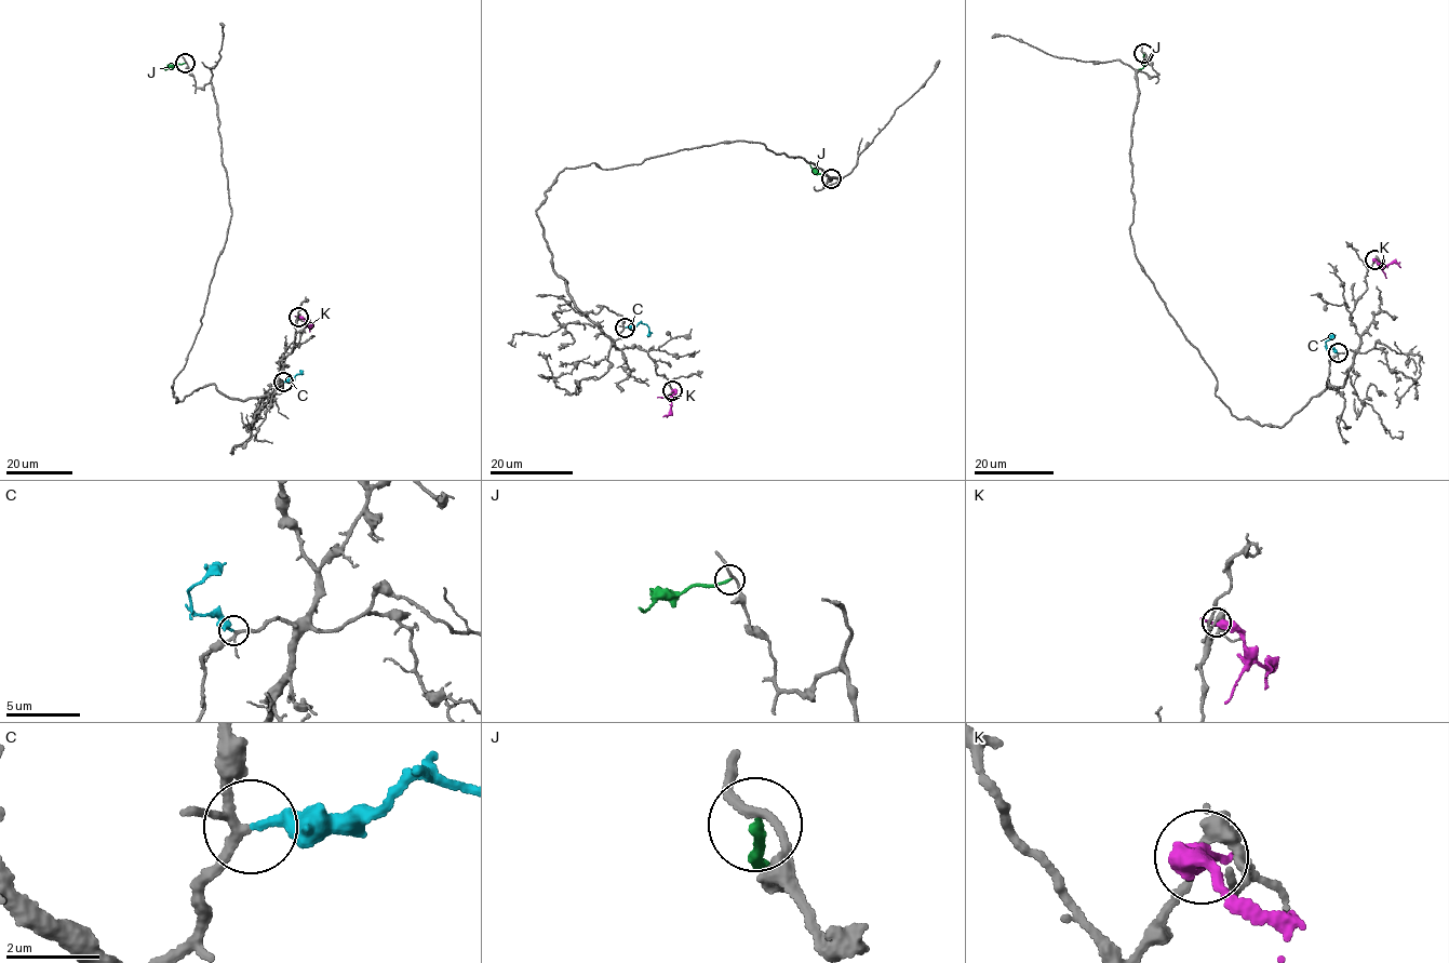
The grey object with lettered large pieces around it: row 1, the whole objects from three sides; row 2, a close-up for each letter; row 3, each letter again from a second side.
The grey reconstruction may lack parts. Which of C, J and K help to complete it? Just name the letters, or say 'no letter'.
C

